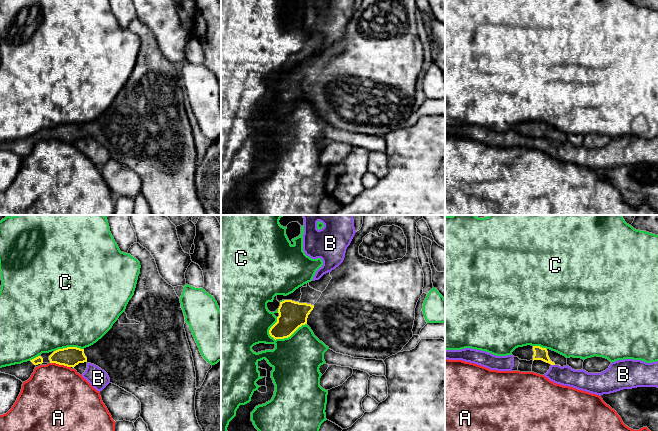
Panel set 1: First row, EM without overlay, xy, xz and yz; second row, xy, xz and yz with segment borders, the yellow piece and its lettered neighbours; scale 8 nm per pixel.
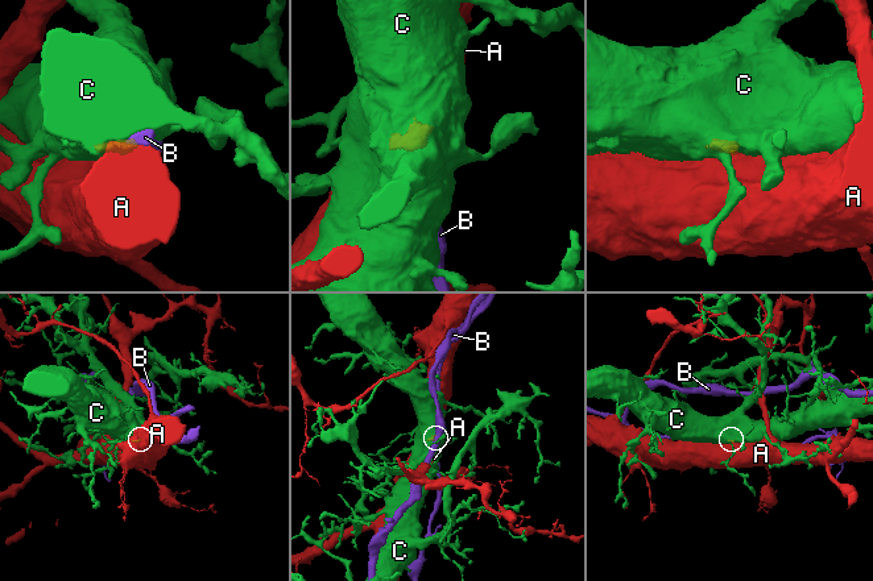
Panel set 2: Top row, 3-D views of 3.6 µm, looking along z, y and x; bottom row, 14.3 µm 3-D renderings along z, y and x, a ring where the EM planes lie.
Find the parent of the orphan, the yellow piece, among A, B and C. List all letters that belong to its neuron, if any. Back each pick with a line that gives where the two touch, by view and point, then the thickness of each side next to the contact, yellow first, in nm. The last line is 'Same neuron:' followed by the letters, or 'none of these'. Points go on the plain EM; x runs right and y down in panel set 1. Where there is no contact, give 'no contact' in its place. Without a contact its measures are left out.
Same neuron: none of these

